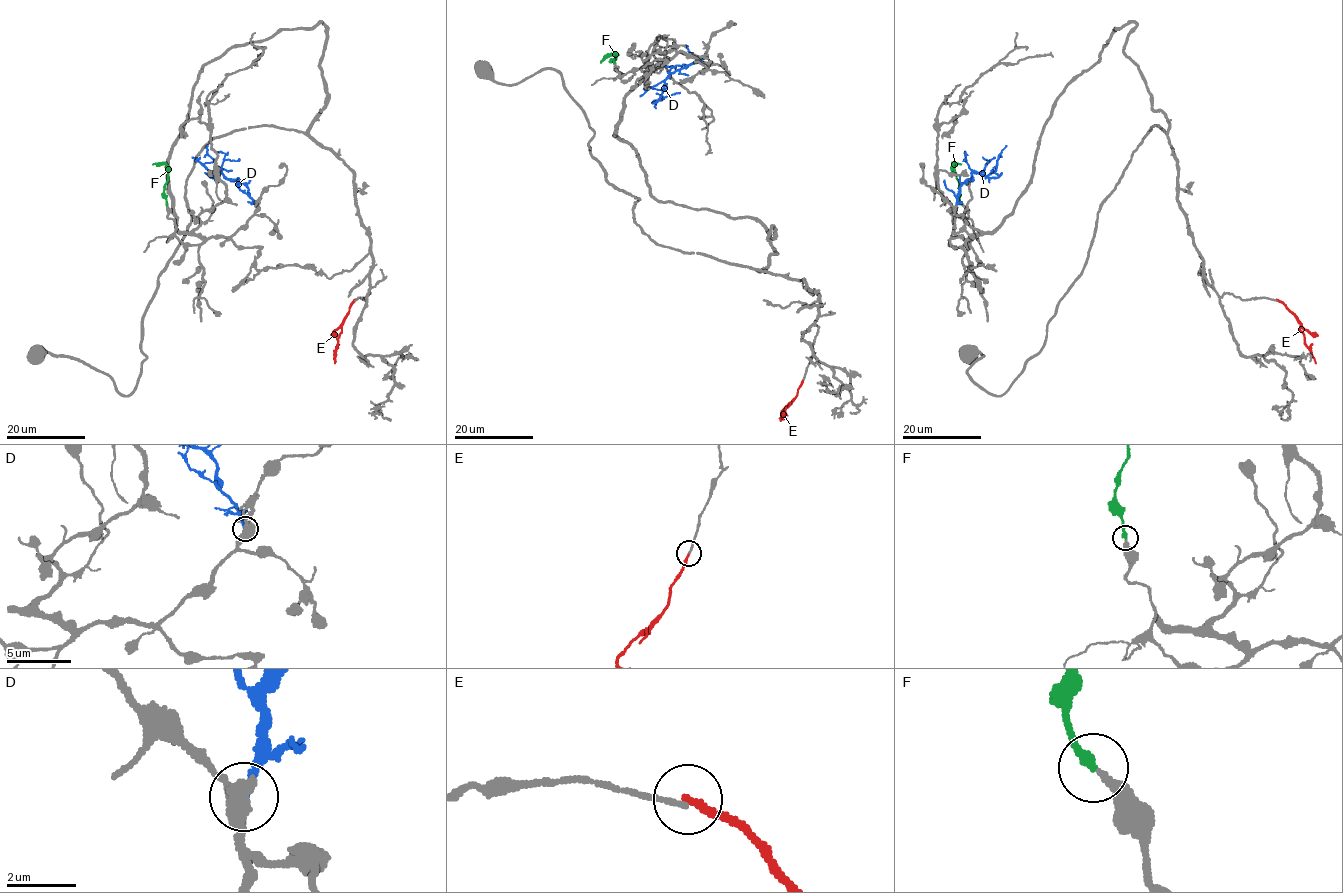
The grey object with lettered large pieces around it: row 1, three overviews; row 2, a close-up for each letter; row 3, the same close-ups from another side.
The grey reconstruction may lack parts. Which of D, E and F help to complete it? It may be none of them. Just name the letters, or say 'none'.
F

